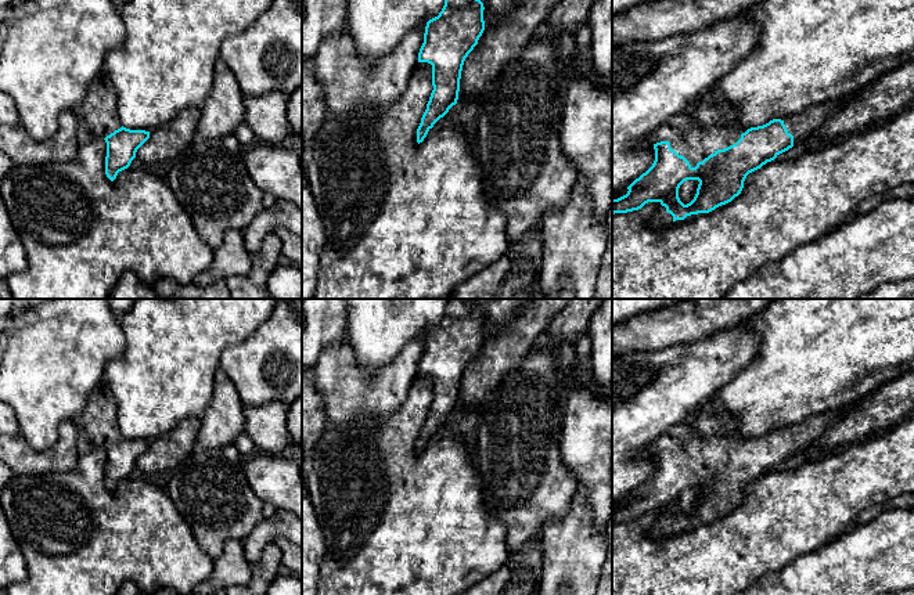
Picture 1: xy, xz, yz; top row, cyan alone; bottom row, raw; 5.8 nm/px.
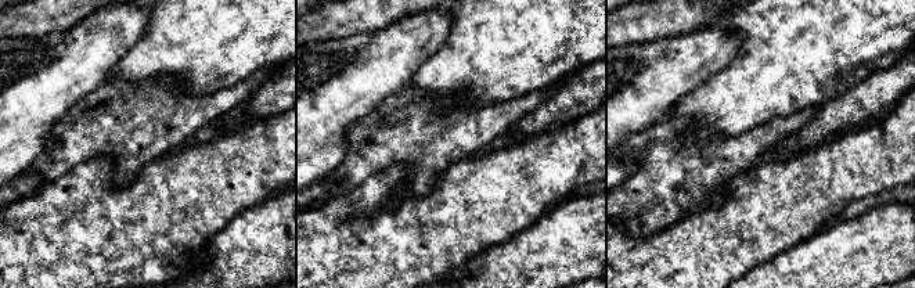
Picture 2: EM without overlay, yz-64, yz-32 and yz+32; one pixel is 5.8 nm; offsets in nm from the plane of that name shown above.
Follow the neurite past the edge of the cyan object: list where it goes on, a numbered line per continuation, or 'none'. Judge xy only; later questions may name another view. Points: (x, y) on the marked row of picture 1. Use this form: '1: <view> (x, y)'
1: xy (97, 116)

